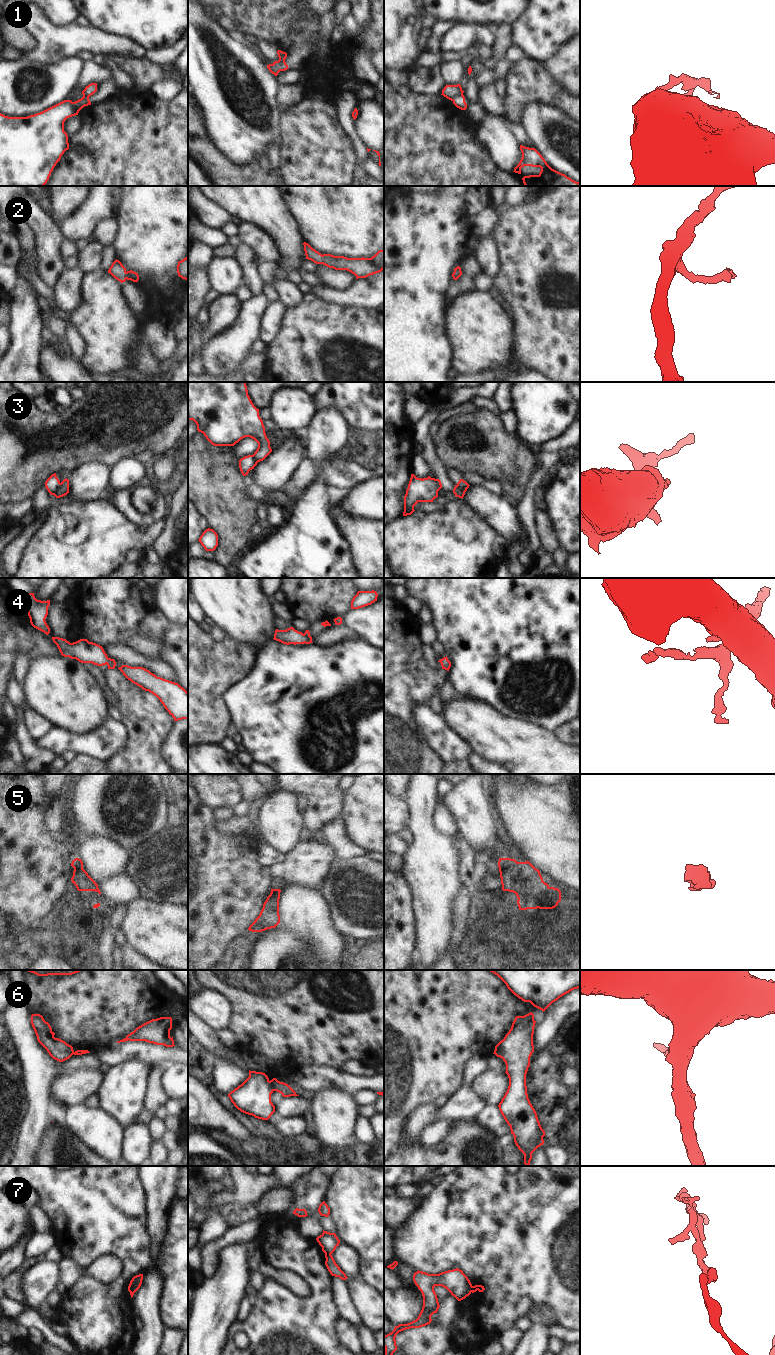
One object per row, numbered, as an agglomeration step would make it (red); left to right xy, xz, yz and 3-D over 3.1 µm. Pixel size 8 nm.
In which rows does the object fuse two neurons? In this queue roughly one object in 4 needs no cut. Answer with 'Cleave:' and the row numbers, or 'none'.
Cleave: 1, 3, 5, 6, 7

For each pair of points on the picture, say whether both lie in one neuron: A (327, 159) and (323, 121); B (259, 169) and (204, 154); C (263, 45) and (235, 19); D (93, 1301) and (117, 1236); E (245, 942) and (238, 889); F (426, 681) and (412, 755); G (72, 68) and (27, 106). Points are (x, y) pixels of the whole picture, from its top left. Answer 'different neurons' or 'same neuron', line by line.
A: same neuron
B: same neuron
C: different neurons
D: same neuron
E: same neuron
F: same neuron
G: same neuron

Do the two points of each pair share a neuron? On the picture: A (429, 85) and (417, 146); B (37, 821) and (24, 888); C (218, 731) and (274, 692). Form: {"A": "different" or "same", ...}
{"A": "different", "B": "same", "C": "different"}

